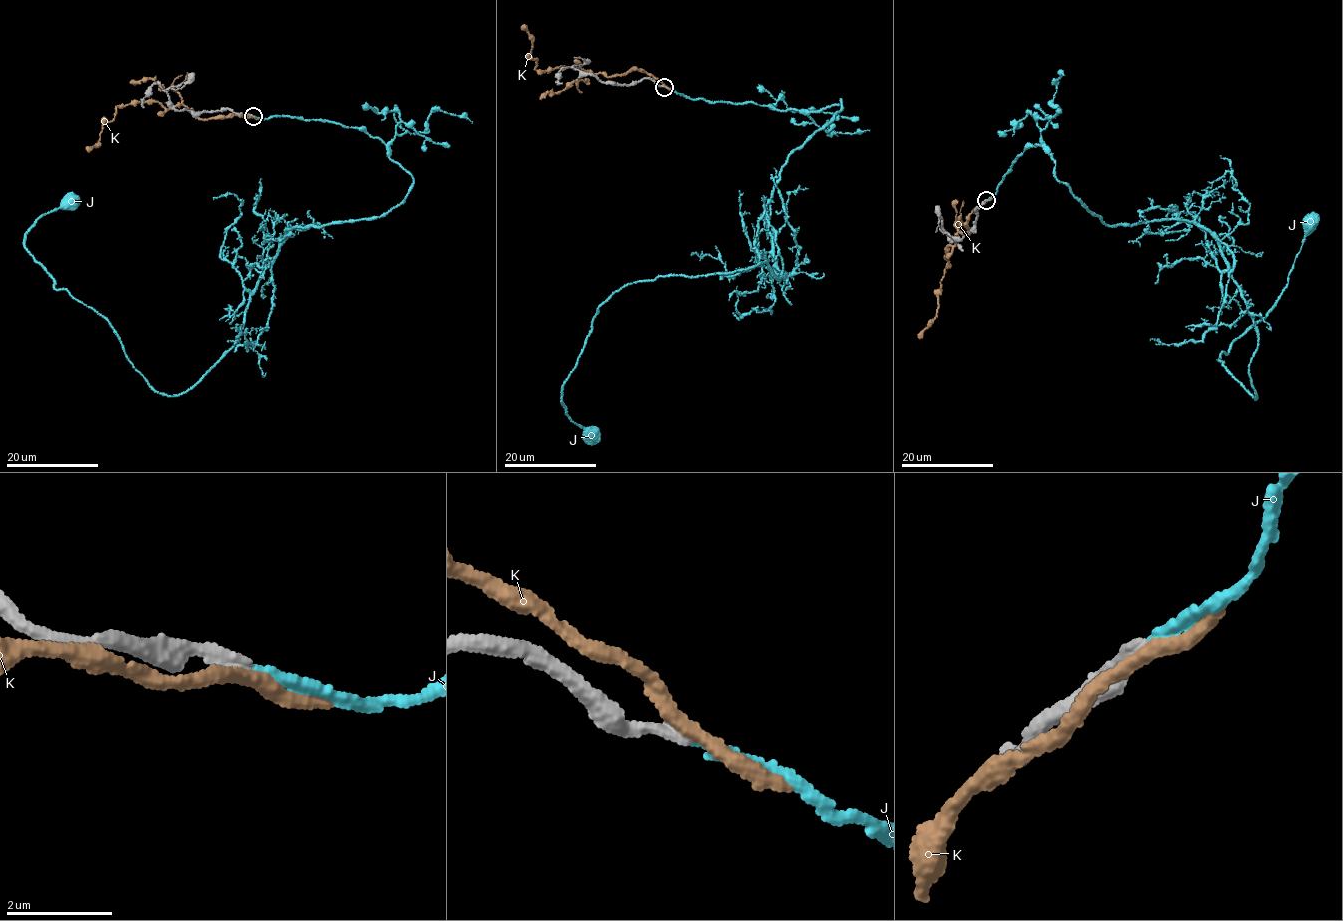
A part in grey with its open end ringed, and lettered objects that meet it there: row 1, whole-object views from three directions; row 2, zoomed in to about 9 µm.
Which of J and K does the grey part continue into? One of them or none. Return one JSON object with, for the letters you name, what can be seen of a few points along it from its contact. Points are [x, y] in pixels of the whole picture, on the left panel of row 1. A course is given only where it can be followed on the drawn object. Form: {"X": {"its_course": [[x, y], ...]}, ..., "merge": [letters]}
{"J": {"its_course": [[253, 116], [365, 130], [413, 186], [286, 230], [185, 391], [25, 248], [71, 201]]}, "merge": ["J"]}

